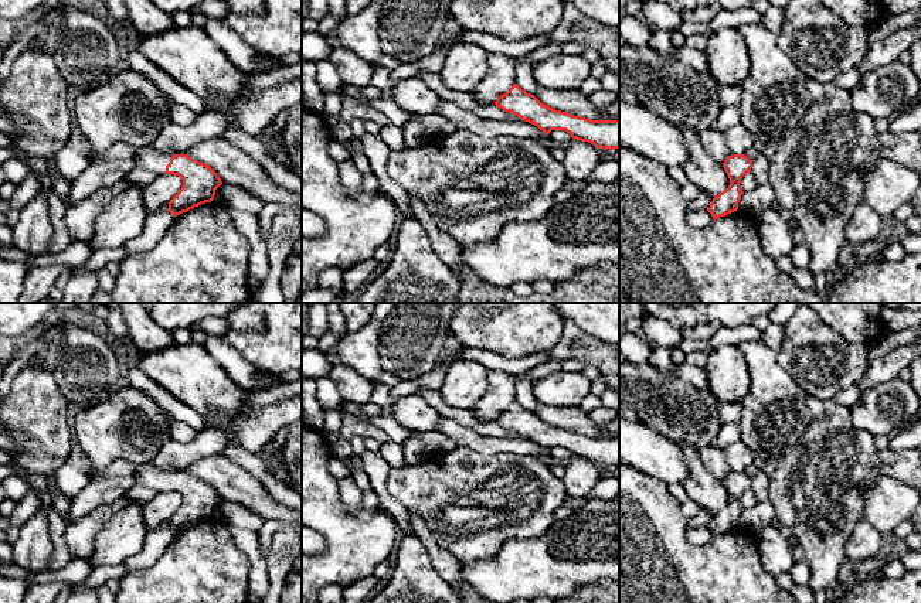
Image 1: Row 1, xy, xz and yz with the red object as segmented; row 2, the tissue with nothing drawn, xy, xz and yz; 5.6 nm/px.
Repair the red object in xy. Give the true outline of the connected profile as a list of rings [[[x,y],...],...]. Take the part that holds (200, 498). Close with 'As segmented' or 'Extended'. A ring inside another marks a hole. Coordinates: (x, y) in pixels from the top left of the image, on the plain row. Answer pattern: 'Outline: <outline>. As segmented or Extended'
Outline: [[[113,461],[99,477],[133,476],[136,483],[150,487],[156,493],[173,491],[183,497],[179,510],[170,517],[167,528],[174,534],[205,519],[211,519],[215,507],[222,501],[218,491],[207,481],[187,471],[164,471],[149,464]]]. Extended

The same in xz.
Outline: [[[517,401],[500,412],[495,422],[537,443],[546,452],[551,447],[565,447],[572,456],[588,459],[598,466],[619,466],[619,436],[591,437],[555,427],[523,408]]]. As segmented

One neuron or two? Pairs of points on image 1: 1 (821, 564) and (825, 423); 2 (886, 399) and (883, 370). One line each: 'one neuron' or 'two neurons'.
1: one neuron
2: two neurons

